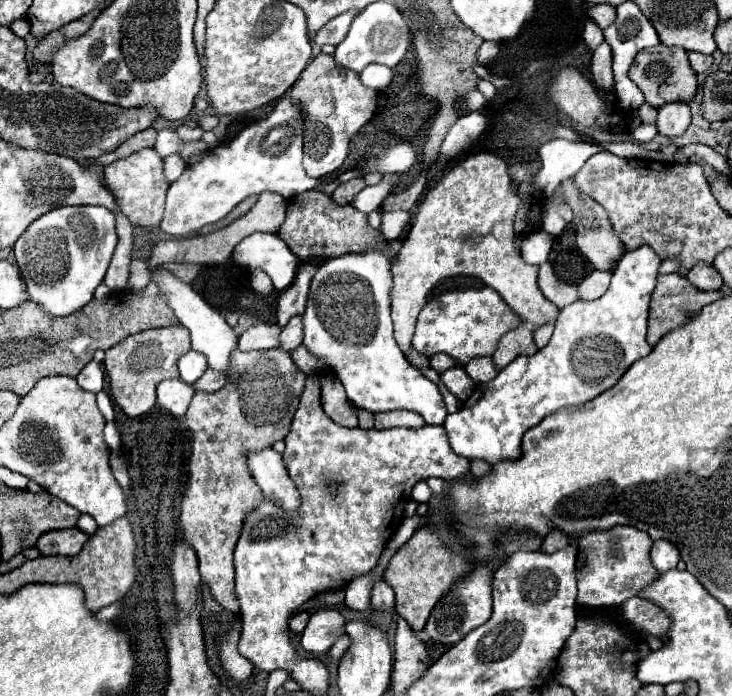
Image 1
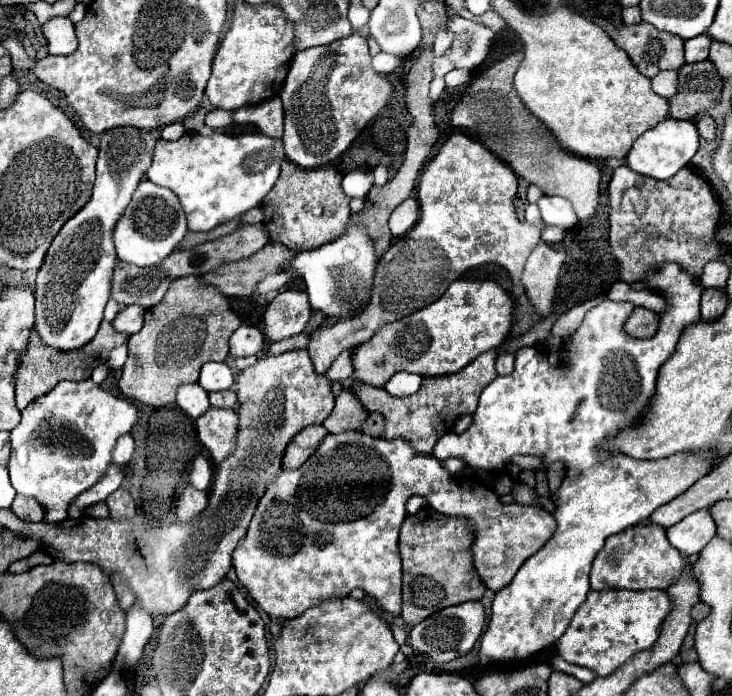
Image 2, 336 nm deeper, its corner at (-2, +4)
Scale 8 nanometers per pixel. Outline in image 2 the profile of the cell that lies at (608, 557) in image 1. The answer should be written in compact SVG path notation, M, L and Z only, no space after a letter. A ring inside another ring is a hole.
M637 524L615 536L609 536L603 550L595 556L591 568L591 588L627 588L627 590L667 590L683 570L683 556L671 548L665 528L657 524Z

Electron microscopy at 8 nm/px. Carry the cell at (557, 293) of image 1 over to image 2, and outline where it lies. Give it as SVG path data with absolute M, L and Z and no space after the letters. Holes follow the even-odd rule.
M539 242L527 258L521 282L527 290L525 292L527 298L531 300L531 304L541 316L551 314L551 306L559 282L559 270L563 262L565 262L565 254L555 252L547 242Z

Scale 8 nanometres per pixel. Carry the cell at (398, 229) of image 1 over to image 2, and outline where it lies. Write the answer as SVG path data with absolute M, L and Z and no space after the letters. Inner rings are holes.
M407 198L403 204L399 204L399 206L393 210L393 214L391 214L391 218L389 218L391 234L393 234L395 238L407 234L407 232L415 226L417 220L419 220L419 202L417 202L415 198Z

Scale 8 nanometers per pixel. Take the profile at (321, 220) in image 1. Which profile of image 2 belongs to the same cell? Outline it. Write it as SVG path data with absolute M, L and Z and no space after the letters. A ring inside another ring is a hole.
M285 160L275 188L261 202L265 212L263 224L269 230L271 242L281 242L291 250L301 252L337 240L351 216L349 196L343 192L341 180L343 176L333 166L303 170L297 164Z

